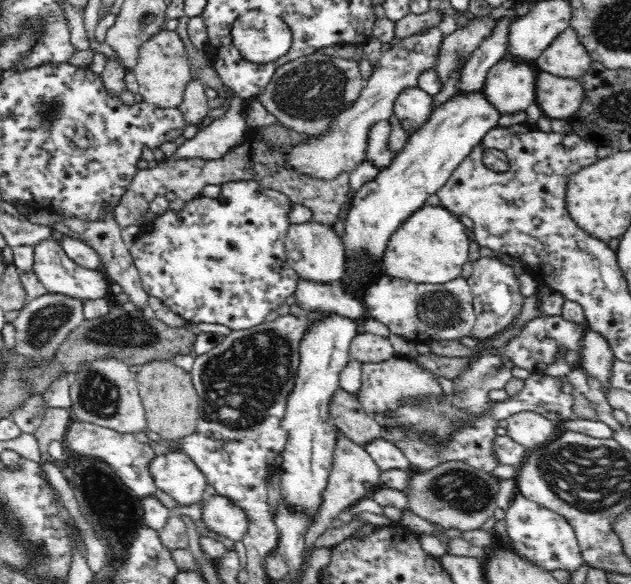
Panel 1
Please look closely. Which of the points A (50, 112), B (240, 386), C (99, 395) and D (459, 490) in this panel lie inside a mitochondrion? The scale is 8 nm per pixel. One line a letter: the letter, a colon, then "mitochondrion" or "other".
A: mitochondrion
B: mitochondrion
C: mitochondrion
D: mitochondrion

